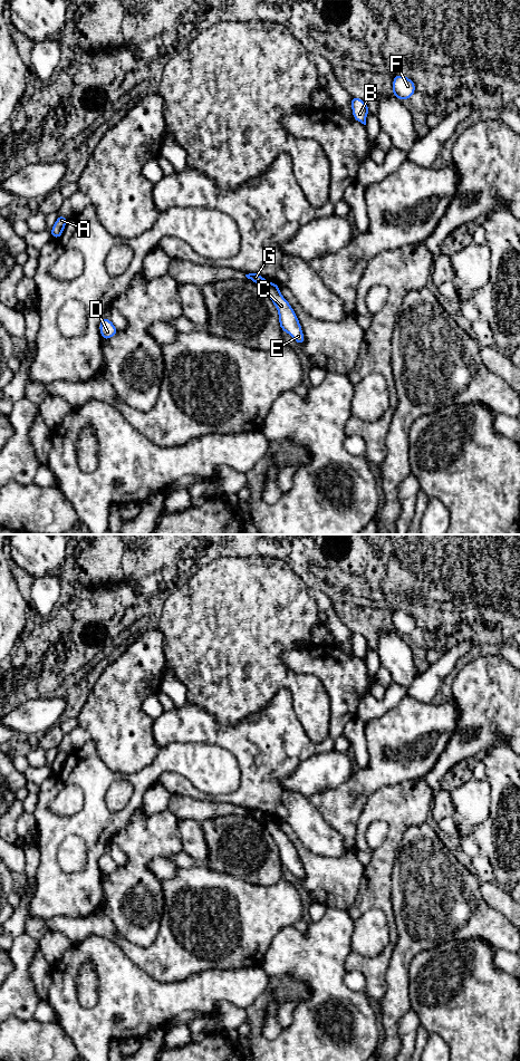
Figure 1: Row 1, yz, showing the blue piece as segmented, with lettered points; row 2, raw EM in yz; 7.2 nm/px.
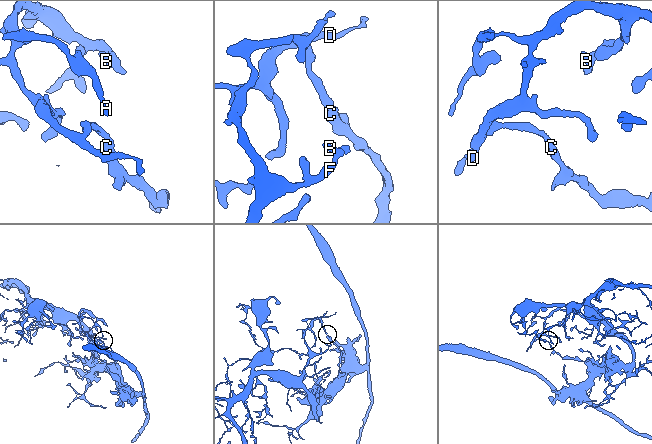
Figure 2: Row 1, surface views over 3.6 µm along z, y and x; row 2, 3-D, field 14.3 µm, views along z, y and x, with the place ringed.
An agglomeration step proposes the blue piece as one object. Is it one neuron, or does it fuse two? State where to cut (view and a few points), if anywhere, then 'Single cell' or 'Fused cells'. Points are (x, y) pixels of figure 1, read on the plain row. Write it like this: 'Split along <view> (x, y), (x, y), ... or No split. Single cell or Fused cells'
Split along yz (268, 818), (265, 821). Fused cells

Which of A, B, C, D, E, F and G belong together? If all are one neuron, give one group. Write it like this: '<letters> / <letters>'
A B D F G / C E

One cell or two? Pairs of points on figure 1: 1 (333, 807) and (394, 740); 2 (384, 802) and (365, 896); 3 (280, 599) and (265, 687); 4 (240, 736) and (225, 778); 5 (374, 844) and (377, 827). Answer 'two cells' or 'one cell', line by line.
1: one cell
2: one cell
3: one cell
4: two cells
5: one cell

